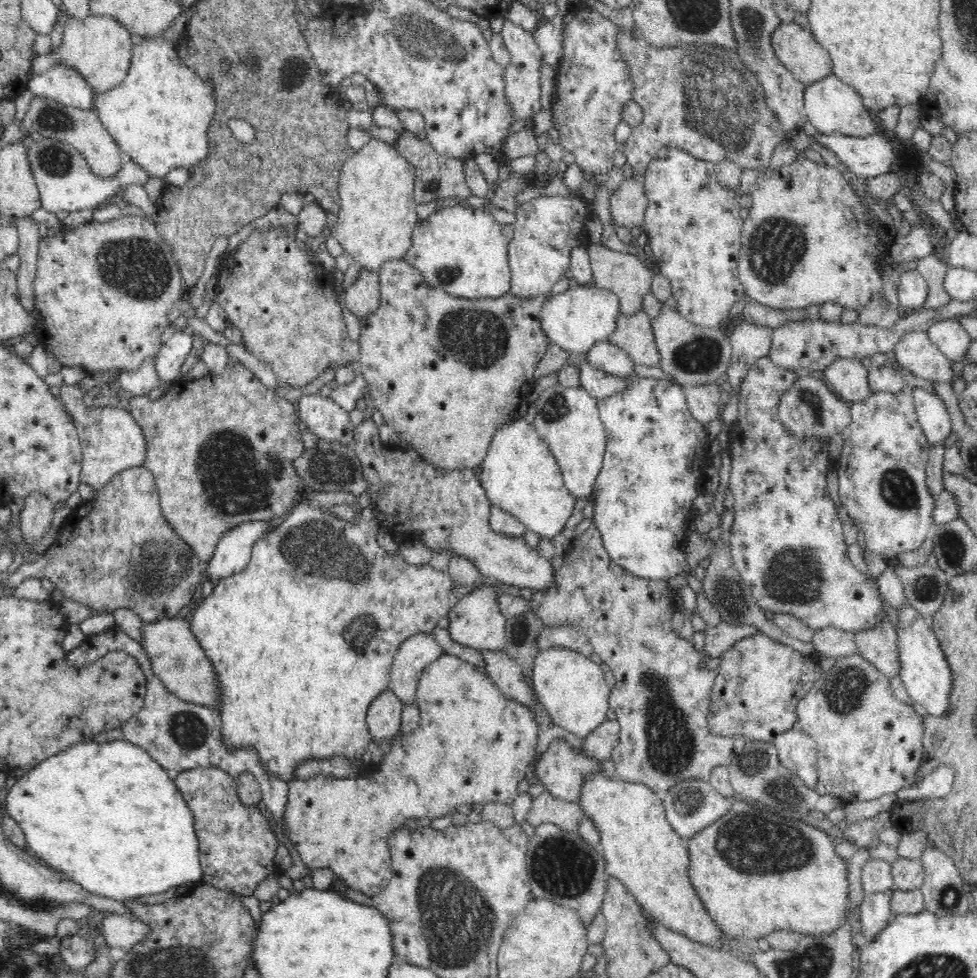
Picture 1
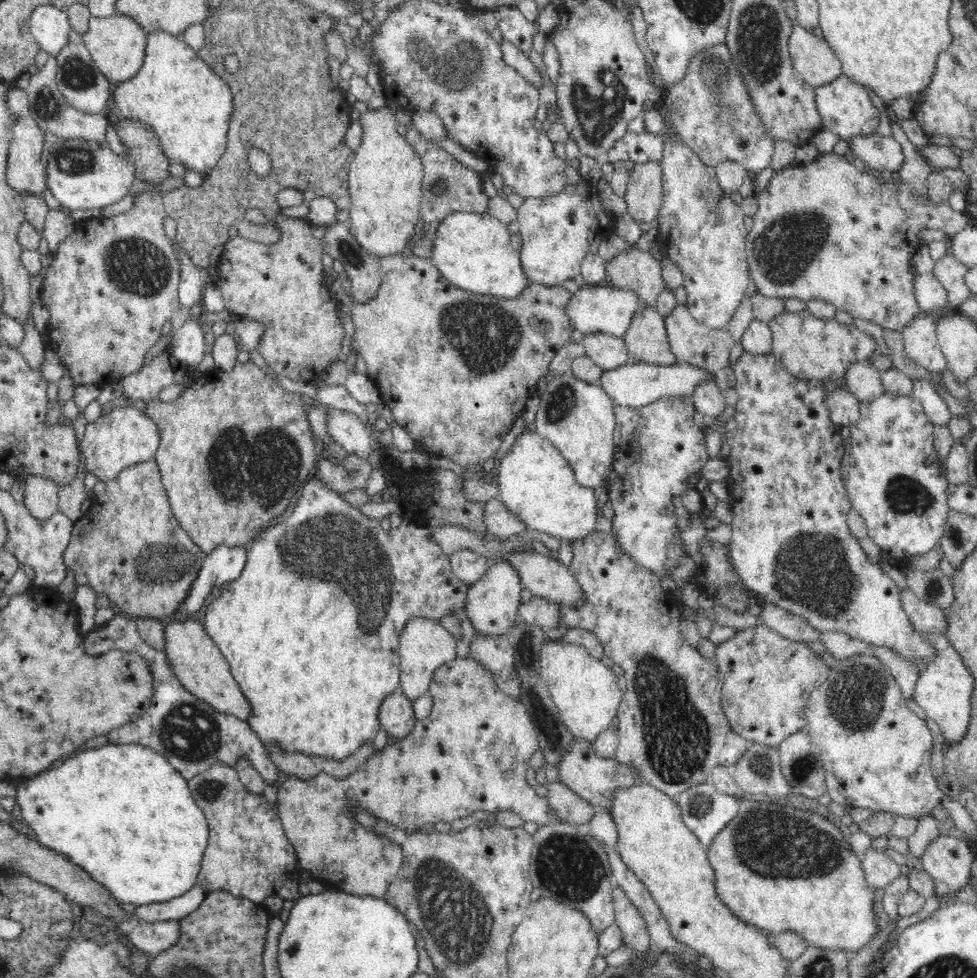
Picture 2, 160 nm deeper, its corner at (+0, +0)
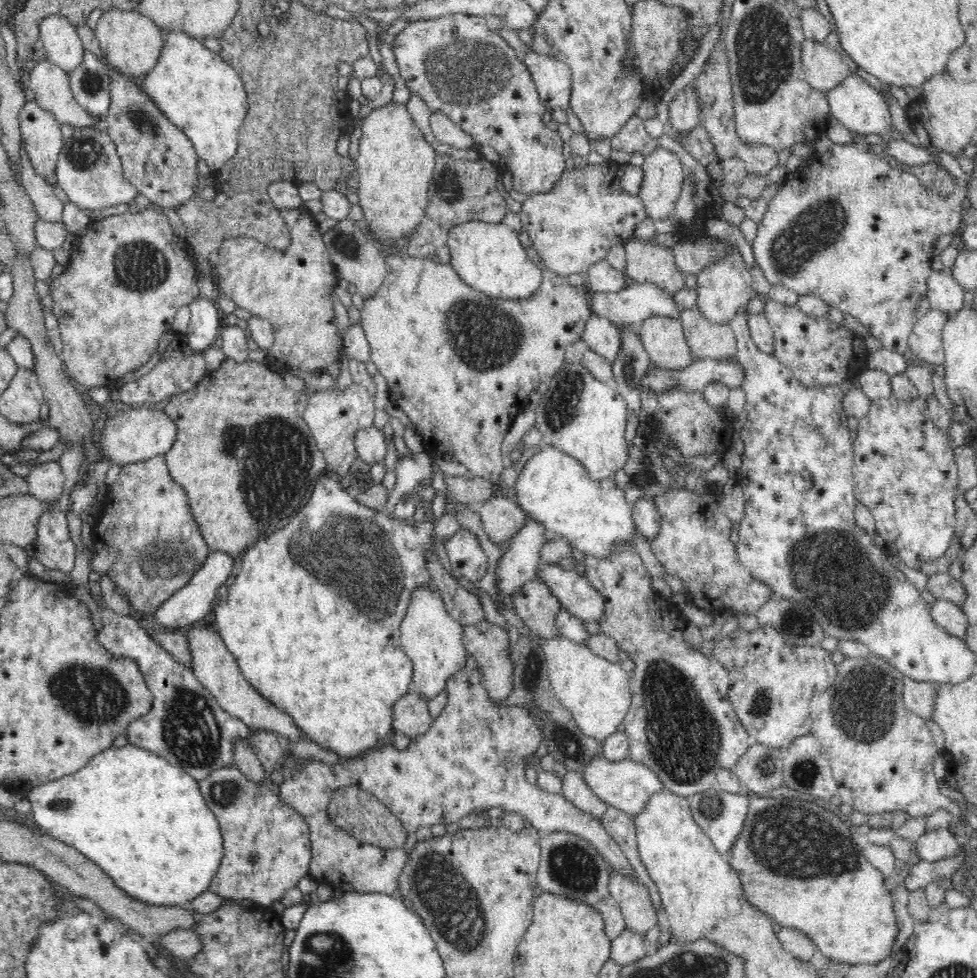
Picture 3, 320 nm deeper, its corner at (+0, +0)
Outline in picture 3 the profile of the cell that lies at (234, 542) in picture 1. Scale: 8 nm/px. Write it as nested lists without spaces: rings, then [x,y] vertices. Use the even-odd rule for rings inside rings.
[[[211,551],[208,558],[203,562],[202,568],[197,570],[192,576],[190,582],[184,588],[177,590],[166,602],[160,605],[154,612],[154,619],[166,630],[189,628],[202,620],[204,616],[210,614],[212,602],[216,596],[216,590],[226,582],[226,579],[232,574],[234,568],[234,556],[225,552]]]

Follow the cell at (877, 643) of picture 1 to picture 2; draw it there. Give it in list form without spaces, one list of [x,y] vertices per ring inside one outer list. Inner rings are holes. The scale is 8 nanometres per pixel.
[[[870,645],[868,652],[880,659],[897,682],[905,699],[914,699],[920,669],[913,662],[885,646]]]

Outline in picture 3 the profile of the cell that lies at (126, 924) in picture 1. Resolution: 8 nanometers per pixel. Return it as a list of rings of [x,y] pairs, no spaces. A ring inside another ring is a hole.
[[[174,928],[172,932],[157,938],[160,941],[160,945],[176,958],[190,961],[196,954],[203,952],[202,939],[193,930]]]

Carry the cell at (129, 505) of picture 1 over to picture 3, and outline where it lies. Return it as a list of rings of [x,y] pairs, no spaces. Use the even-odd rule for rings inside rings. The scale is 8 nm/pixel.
[[[152,457],[121,468],[118,480],[108,487],[102,513],[95,520],[92,532],[91,570],[100,576],[110,576],[131,608],[144,614],[154,614],[163,602],[184,588],[211,552],[192,515],[188,495],[184,487],[172,479],[164,457]]]

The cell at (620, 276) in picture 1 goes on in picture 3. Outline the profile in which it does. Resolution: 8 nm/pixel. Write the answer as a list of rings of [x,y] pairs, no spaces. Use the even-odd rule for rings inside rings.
[[[631,238],[625,245],[625,278],[629,283],[654,283],[668,293],[685,288],[672,248]]]

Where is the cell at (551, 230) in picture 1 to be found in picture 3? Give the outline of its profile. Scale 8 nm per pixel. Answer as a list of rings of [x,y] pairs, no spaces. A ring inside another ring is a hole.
[[[613,162],[586,165],[583,169],[566,167],[560,178],[554,183],[551,191],[529,195],[521,205],[520,219],[522,228],[528,236],[538,254],[548,269],[560,276],[568,277],[570,274],[588,271],[596,262],[605,258],[607,251],[614,244],[627,243],[633,238],[636,226],[648,218],[642,200],[638,195],[626,193],[620,185],[620,172],[624,165]]]

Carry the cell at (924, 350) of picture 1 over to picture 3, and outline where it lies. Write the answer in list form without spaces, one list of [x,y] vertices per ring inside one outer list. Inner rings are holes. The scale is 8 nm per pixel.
[[[930,309],[919,318],[908,336],[909,354],[921,364],[928,367],[944,364],[945,352],[942,345],[942,330],[949,314]]]

